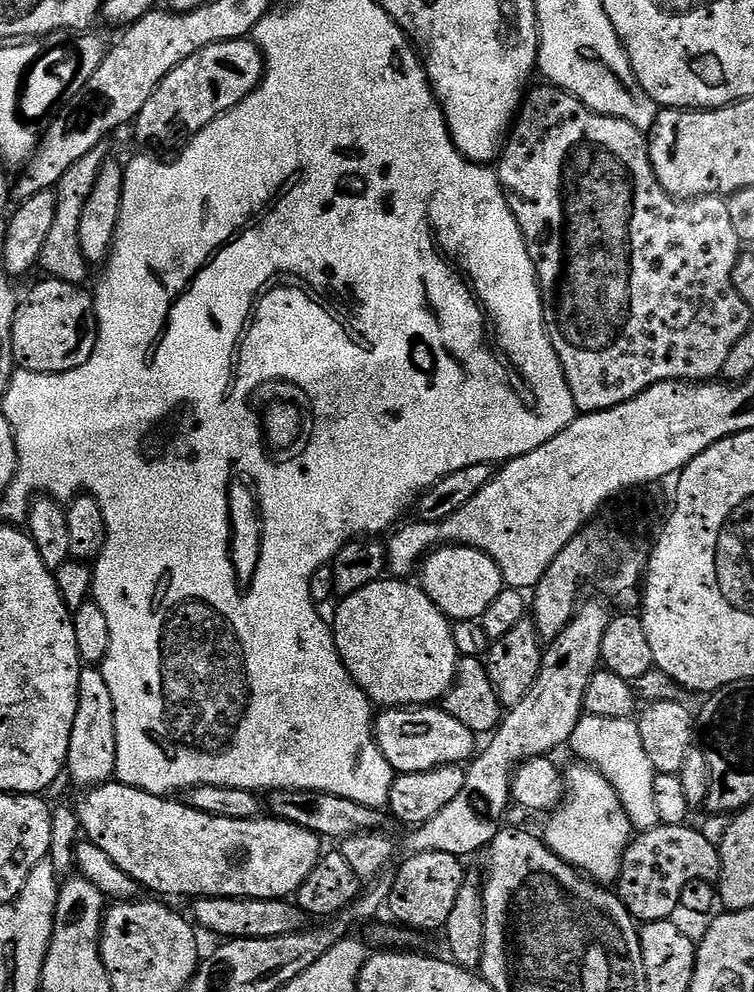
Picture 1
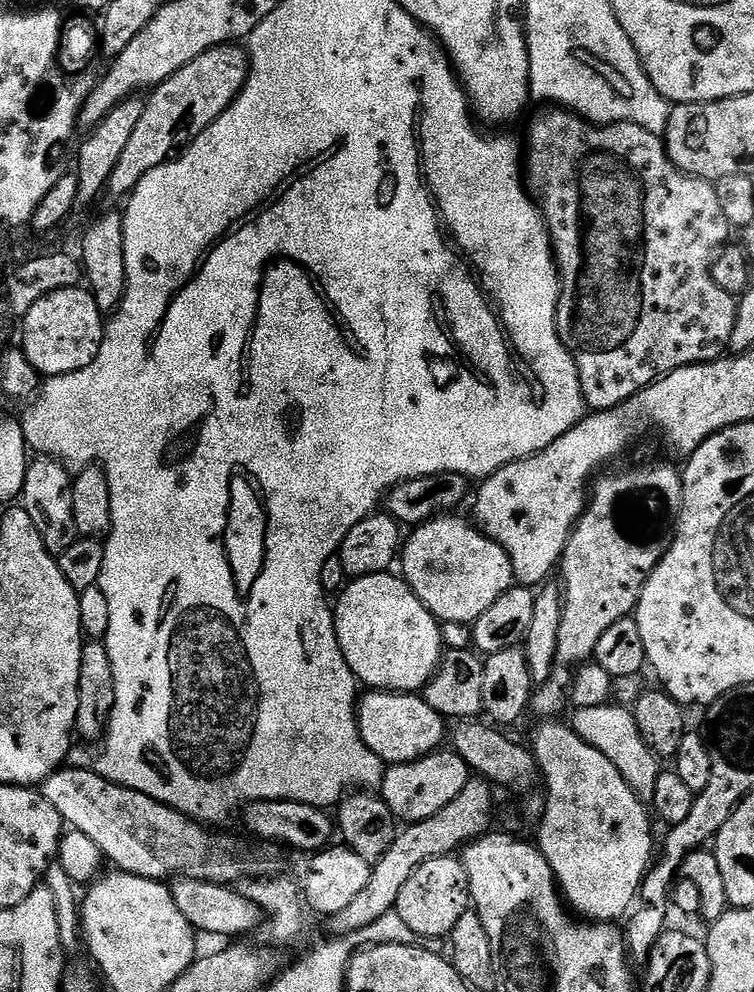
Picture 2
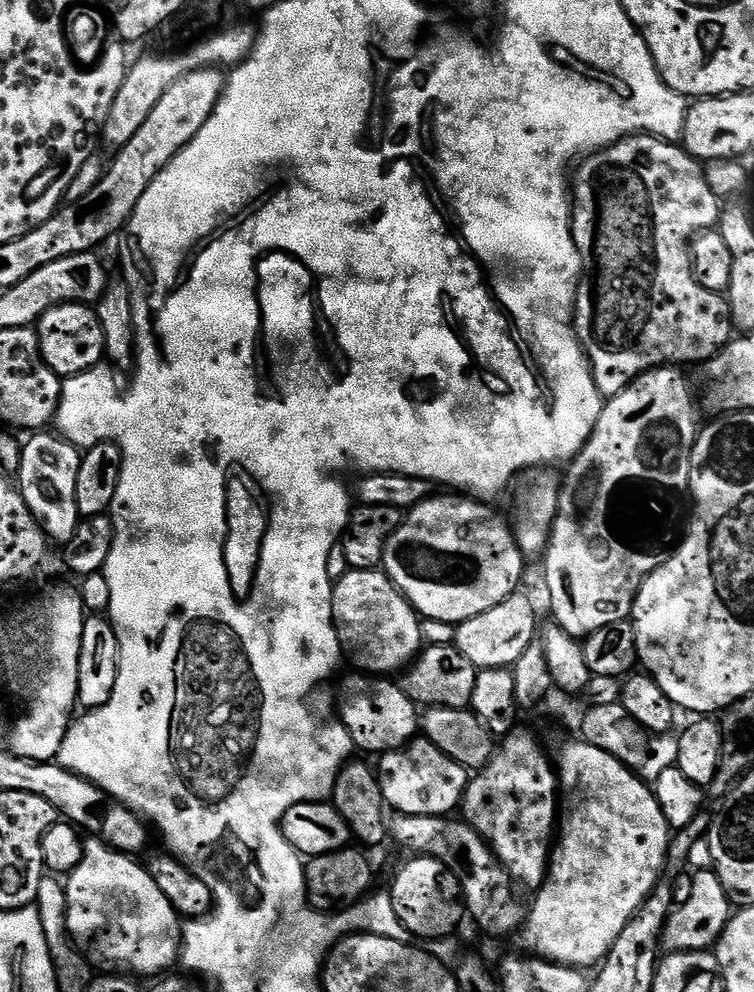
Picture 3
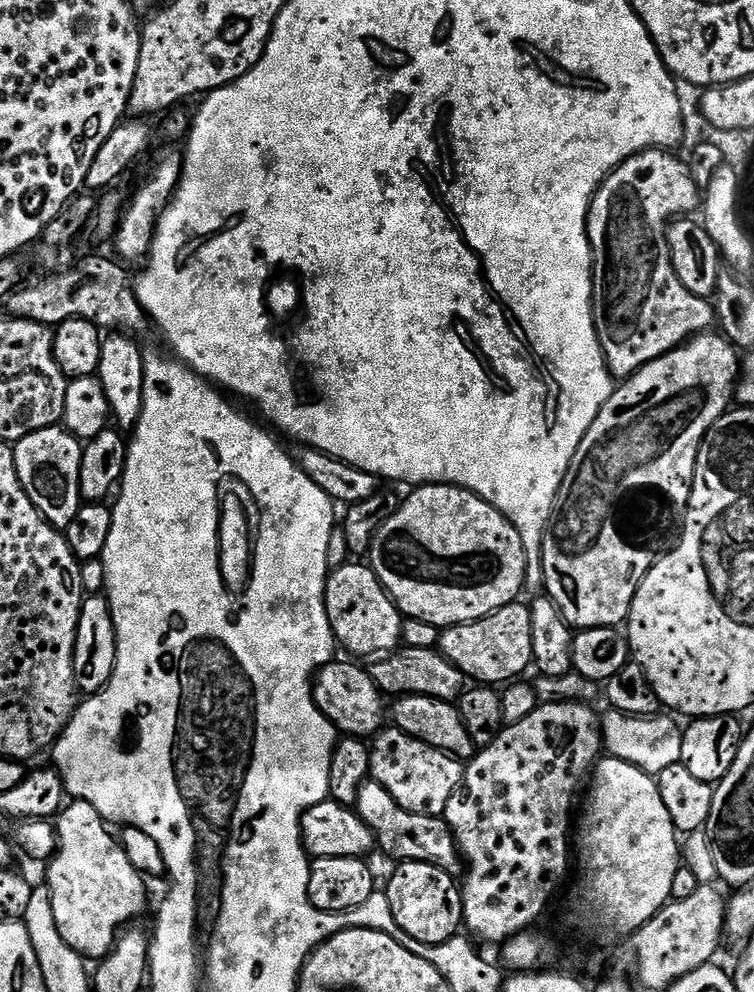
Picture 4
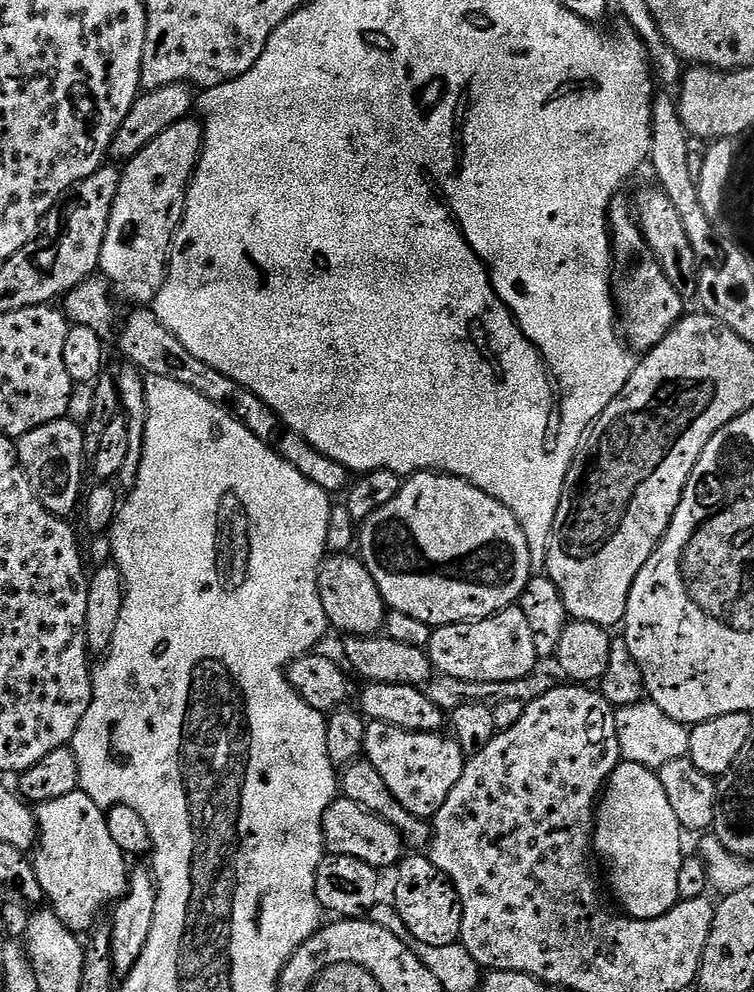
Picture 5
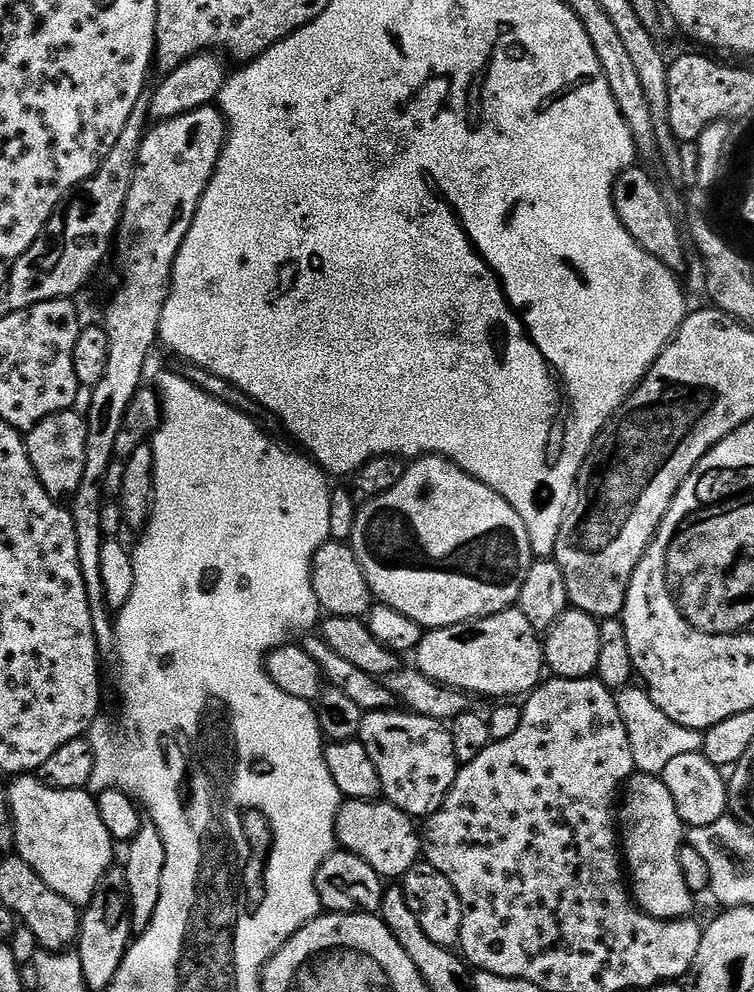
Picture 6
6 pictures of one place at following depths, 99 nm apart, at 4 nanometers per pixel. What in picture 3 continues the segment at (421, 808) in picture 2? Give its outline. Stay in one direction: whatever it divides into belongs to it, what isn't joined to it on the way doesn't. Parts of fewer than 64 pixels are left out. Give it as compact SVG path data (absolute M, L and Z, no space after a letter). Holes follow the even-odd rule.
M417 738L404 748L393 752L385 752L379 757L378 775L384 803L393 813L401 816L448 816L461 807L464 799L464 791L468 789L470 779L469 769L463 768L458 762L454 762L438 746L434 746L426 738Z

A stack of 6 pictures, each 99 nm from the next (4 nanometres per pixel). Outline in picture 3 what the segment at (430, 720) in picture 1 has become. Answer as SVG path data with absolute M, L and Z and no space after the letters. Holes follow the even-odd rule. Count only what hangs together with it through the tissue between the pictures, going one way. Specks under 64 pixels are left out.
M376 674L348 676L338 688L338 715L346 726L353 745L364 752L383 754L404 748L417 739L422 728L421 709L392 678L381 678Z

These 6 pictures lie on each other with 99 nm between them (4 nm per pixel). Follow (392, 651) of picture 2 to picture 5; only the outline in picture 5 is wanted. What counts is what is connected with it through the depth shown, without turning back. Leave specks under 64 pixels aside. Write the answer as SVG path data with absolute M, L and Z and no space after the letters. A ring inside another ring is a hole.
M332 554L320 566L318 578L322 610L326 610L326 618L333 629L344 632L348 636L374 636L384 627L386 619L386 605L370 570L366 570L364 561L356 554Z

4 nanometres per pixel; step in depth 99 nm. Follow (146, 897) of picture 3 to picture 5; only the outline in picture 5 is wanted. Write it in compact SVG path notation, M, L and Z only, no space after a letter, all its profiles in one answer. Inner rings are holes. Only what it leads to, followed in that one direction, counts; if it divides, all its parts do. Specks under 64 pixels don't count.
M74 791L70 794L66 794L66 798L58 798L57 800L51 800L45 804L39 805L35 809L36 813L36 827L38 829L38 843L34 849L34 863L36 866L36 877L38 882L42 886L47 903L50 905L53 912L59 920L61 920L68 928L69 933L80 934L76 932L85 932L85 934L91 933L93 929L97 927L96 915L99 914L103 908L111 909L121 898L124 897L124 893L128 891L128 877L130 875L130 864L126 859L124 852L114 842L113 836L110 834L110 826L108 825L108 818L105 809L99 808L97 804L93 802L82 791Z

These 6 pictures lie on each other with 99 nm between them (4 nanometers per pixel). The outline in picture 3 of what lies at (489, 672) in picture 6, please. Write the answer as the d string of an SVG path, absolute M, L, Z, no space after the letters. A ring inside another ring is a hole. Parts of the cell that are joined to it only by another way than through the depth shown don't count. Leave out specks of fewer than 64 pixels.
M517 590L510 598L498 602L486 614L478 614L466 622L456 625L454 647L466 654L476 669L481 668L511 668L526 654L528 647L537 639L536 608L524 590Z

